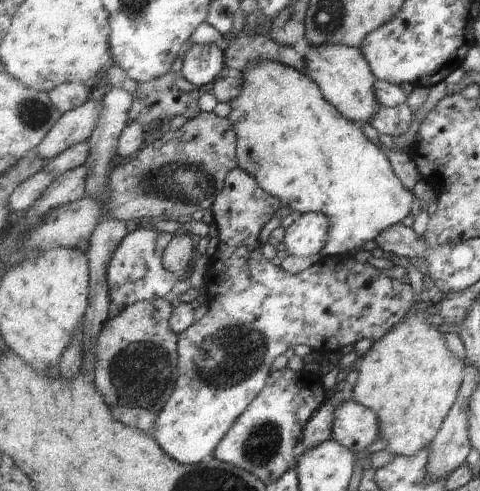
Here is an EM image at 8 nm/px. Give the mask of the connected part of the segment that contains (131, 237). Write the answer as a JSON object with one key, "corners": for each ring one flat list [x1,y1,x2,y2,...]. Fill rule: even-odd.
{"corners":[[132,228,121,242,109,263,107,278,111,300,120,309,141,301,154,301,170,297,178,275,164,265,164,252,173,240,175,233]]}

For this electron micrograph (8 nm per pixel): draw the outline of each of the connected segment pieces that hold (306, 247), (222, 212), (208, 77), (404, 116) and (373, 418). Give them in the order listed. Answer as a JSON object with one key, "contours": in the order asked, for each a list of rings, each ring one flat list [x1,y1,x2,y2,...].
{"contours":[[[307,213,286,228,284,246,291,255,310,257,321,253,329,241,329,217,323,213]],[[241,168,228,174,224,189,212,206,221,258,208,265,205,272,205,309,196,323,179,335,176,388,157,417,153,434,161,448,181,464,194,465,215,454,237,419,268,384,276,358,289,348,305,344,313,351,334,352,353,346,363,338,376,343,407,318,417,304,415,290,408,280,385,276,380,269,355,260,353,254,328,256,299,274,285,272,277,261,265,258,259,234,281,207,279,198]],[[192,45,184,56,179,74,197,87,207,86,219,79,225,58,223,45]],[[406,103,394,107,381,105,369,124,381,134,388,134,391,137,401,136,411,128,413,118,415,114]],[[357,400,344,402,335,411,332,438,352,452,363,452,380,436,380,418]]]}

